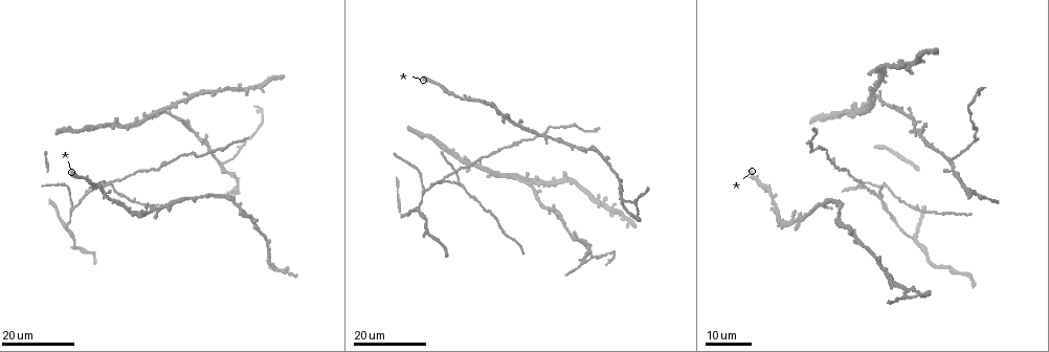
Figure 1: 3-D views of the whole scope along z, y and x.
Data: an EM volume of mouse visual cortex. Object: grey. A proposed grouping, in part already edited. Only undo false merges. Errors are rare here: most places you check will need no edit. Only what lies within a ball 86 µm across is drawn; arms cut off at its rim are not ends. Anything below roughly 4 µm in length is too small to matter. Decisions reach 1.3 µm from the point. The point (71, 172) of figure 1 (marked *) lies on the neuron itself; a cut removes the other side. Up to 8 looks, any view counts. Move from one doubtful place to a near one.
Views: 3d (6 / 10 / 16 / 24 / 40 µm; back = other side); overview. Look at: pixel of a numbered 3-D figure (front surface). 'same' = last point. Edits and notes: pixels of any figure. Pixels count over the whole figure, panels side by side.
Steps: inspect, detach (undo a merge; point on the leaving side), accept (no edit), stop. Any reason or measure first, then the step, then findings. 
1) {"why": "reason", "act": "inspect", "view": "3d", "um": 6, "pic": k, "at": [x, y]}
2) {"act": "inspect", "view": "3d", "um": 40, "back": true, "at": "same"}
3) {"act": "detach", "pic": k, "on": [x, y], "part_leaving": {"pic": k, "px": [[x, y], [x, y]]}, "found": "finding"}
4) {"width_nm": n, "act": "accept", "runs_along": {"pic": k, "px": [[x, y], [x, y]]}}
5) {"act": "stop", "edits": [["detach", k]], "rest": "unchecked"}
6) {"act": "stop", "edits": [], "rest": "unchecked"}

{"why": "branch point", "act": "inspect", "view": "3d", "um": 24, "pic": 1, "at": [441, 180]}

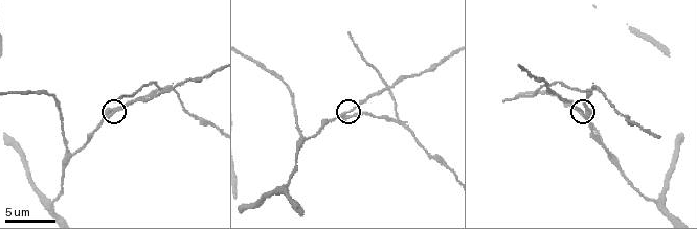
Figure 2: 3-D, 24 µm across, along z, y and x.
{"act": "inspect", "view": "3d", "um": 10, "pic": 2, "at": [587, 106]}

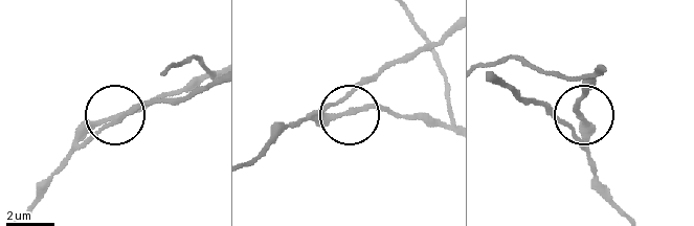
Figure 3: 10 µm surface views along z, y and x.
{"act": "inspect", "view": "3d", "um": 6, "pic": 3, "at": [581, 115]}

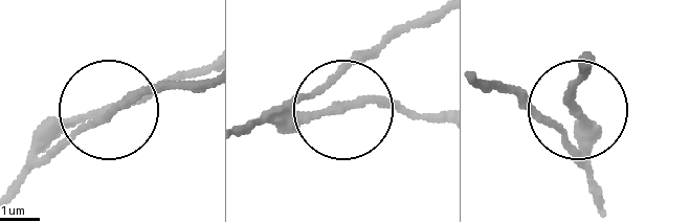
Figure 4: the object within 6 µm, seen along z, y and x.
{"width_nm": 170, "act": "accept", "found": "continuous, no second neuron"}

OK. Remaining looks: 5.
{"act": "inspect", "view": "3d", "um": 6, "pic": 2, "at": [396, 119]}

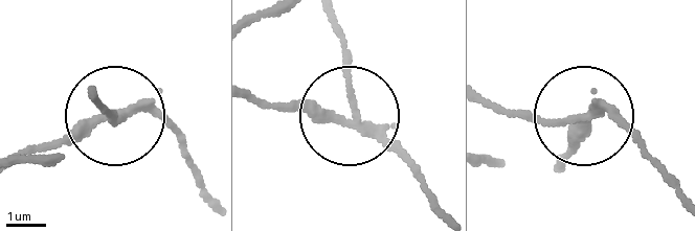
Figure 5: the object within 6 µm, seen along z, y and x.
{"arms": 3, "act": "detach", "pic": 5, "on": [109, 111], "part_leaving": {"pic": 5, "px": [[583, 118], [525, 118], [486, 101]]}, "found": "two neurons meet here"}

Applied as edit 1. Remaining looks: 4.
{"act": "inspect", "view": "overview"}

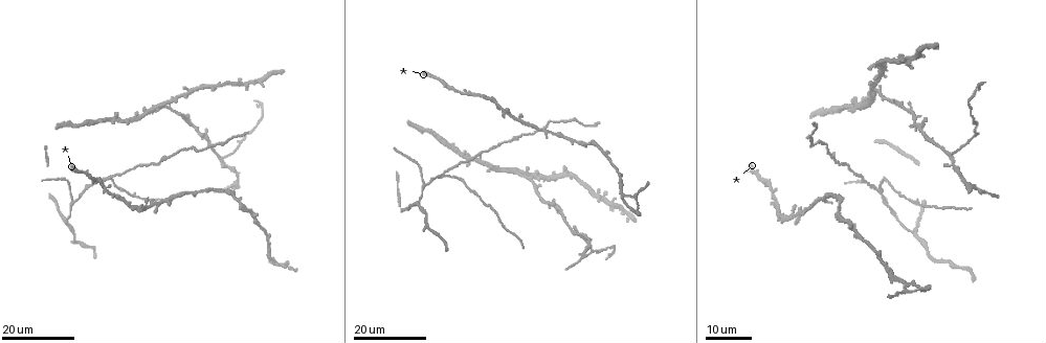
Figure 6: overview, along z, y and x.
{"why": "a fork", "act": "inspect", "view": "3d", "um": 16, "pic": 6, "at": [952, 158]}

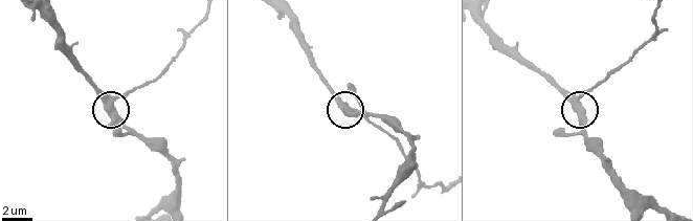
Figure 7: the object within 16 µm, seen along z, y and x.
{"act": "inspect", "view": "3d", "um": 6, "pic": 7, "at": [109, 103]}

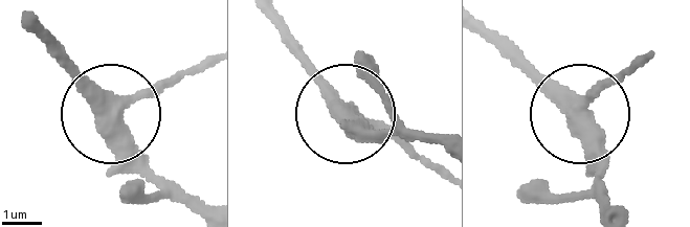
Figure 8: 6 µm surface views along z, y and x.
{"side_arm_um": 20, "act": "detach", "pic": 8, "on": [182, 76], "part_leaving": {"pic": 8, "px": [[143, 90], [209, 67]]}, "found": "two neurons meet here"}

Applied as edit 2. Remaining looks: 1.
{"why": "arms part here", "act": "inspect", "view": "3d", "um": 16, "pic": 2, "at": [68, 152]}

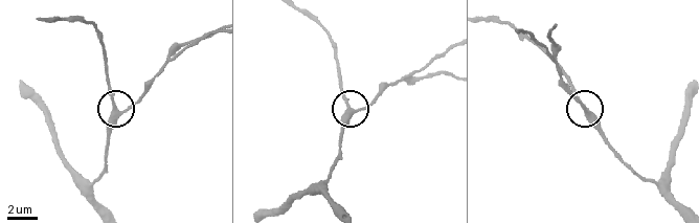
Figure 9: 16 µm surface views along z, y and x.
{"side_arm_um": 18, "act": "accept", "runs_along": {"pic": 9, "px": [[449, 47], [392, 83], [370, 105], [351, 108], [340, 85]]}, "found": "all the same neuron"}

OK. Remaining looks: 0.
{"act": "stop", "edits": [["detach", 5], ["detach", 8]], "rest": "unchecked"}

